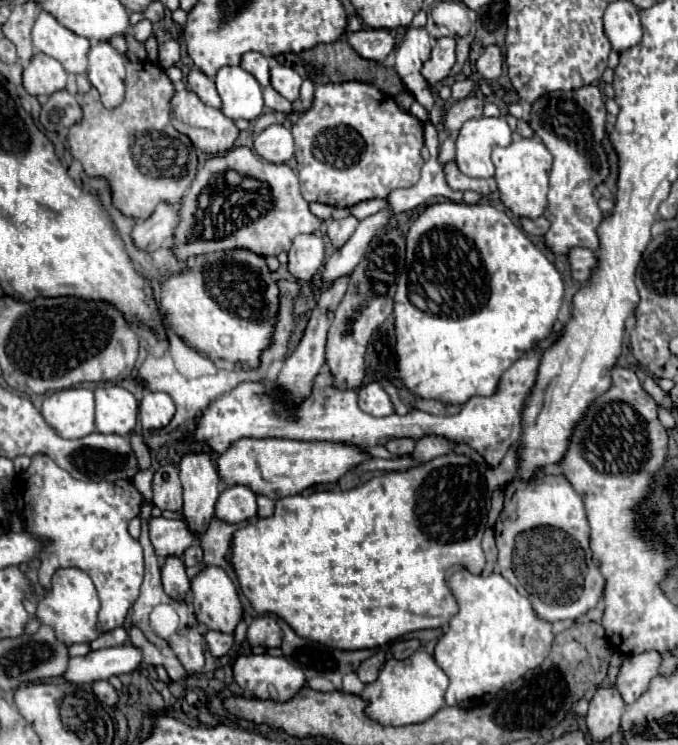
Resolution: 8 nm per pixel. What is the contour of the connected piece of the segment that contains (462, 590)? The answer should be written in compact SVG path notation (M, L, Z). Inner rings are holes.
M459 569L449 577L449 589L451 589L453 597L457 599L459 611L449 621L449 629L437 641L435 653L433 653L437 665L449 677L449 689L445 693L445 703L449 707L459 707L463 701L481 697L485 693L495 695L505 685L517 681L527 671L531 671L543 663L543 659L547 657L551 643L553 643L551 623L541 621L533 613L529 599L519 595L517 589L513 589L513 585L509 585L509 581L503 575L489 573L487 577L483 577L483 575L473 575L467 569Z

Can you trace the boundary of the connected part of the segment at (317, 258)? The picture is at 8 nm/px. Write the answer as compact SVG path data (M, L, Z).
M297 235L289 251L289 271L301 281L311 281L325 259L325 243L319 235Z

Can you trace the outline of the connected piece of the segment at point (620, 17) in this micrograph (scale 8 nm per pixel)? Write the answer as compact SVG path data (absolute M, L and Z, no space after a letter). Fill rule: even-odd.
M615 1L603 15L605 35L613 51L623 53L641 41L639 11L631 1Z

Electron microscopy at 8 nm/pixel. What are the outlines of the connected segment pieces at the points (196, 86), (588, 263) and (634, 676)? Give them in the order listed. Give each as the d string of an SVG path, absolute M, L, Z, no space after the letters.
M193 69L189 73L187 83L189 83L189 89L195 91L203 103L207 103L207 105L211 105L215 109L221 107L221 97L219 97L219 93L215 89L215 81L205 77L205 73L201 73L199 69Z
M573 247L567 253L567 259L569 259L569 267L571 267L571 277L577 279L579 283L587 283L591 271L593 271L593 265L597 263L597 255L585 247Z
M655 651L633 655L623 661L613 687L619 691L619 695L627 705L631 705L633 701L637 701L637 697L641 697L649 681L657 675L659 665L661 665L661 655Z

